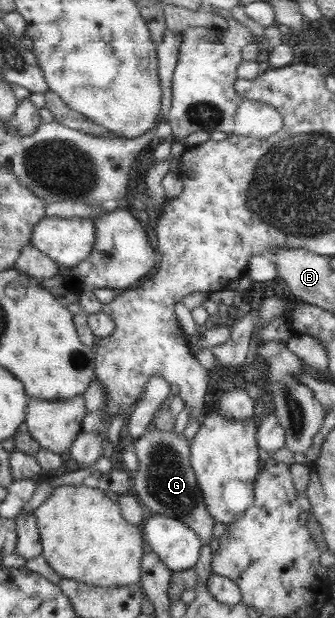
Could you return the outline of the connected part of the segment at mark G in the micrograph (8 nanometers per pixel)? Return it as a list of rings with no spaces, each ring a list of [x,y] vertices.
[[[151,427],[144,436],[134,442],[134,448],[139,460],[139,468],[132,475],[131,493],[135,494],[142,504],[152,511],[152,514],[158,513],[184,521],[193,531],[196,531],[204,544],[210,544],[216,521],[215,517],[211,515],[210,508],[207,507],[206,496],[203,495],[203,489],[200,488],[196,470],[192,467],[191,441],[188,441],[182,433],[178,435],[173,430],[159,430],[159,428]]]

